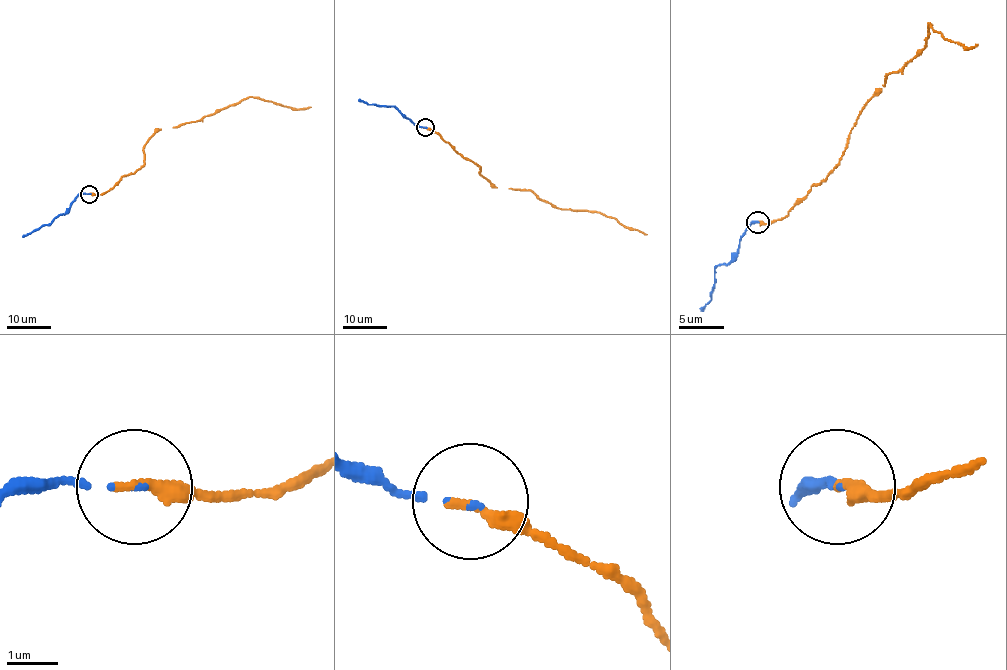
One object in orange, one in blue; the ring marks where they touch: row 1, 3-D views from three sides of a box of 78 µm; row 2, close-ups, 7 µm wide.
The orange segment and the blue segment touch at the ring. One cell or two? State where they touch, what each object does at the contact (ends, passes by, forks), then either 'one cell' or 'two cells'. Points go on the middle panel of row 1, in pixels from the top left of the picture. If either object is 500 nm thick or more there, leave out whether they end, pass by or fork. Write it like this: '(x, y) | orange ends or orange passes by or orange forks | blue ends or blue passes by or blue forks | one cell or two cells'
(425, 127) | orange ends | blue ends | one cell

